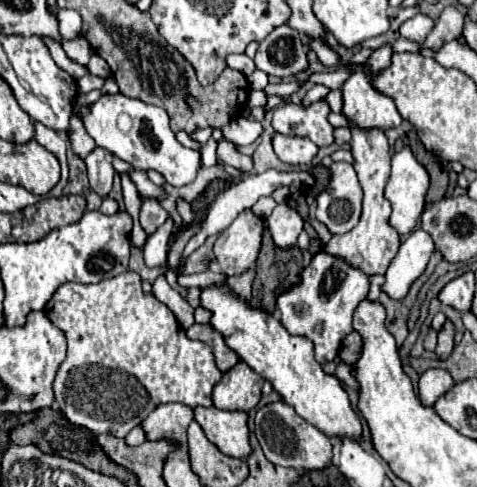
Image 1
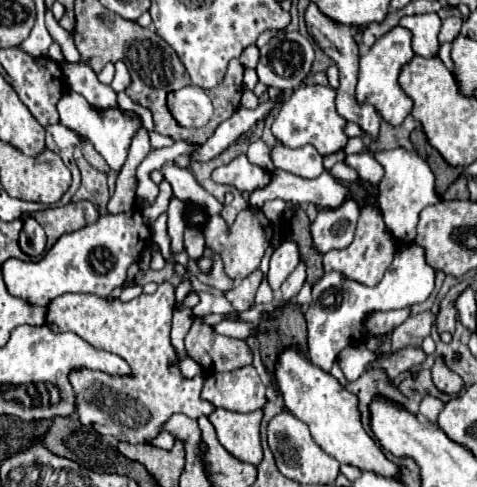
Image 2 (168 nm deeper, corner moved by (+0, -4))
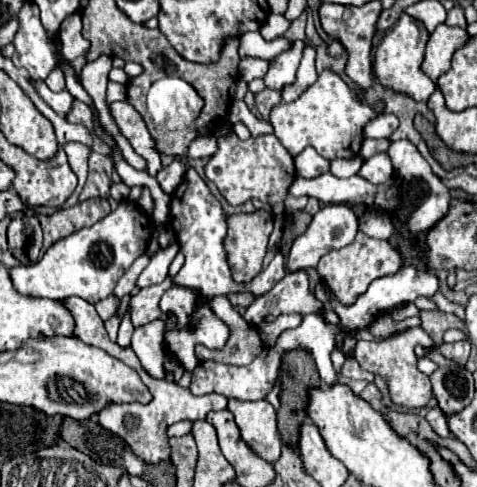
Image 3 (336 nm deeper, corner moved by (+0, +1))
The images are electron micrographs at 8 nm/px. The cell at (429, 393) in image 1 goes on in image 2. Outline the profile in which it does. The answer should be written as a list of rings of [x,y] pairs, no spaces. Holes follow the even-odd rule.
[[[426,394],[426,396],[422,398],[422,402],[420,402],[418,414],[420,414],[420,418],[428,420],[430,424],[436,424],[438,414],[442,412],[442,408],[444,408],[444,402],[442,402],[440,398],[434,398],[432,394]]]

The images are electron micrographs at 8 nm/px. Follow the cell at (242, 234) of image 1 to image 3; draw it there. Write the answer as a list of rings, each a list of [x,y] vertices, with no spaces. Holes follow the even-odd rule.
[[[268,211],[228,217],[228,235],[224,243],[234,281],[246,283],[262,271],[272,225],[274,219]]]

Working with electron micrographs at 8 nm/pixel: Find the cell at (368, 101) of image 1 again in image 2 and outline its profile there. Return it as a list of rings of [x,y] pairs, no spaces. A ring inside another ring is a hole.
[[[396,26],[392,32],[384,34],[376,40],[376,44],[360,56],[360,72],[358,72],[358,84],[356,84],[356,102],[358,104],[372,104],[382,120],[386,120],[392,126],[400,126],[404,118],[410,114],[410,98],[402,92],[398,84],[398,72],[404,64],[412,60],[414,52],[410,46],[410,32],[406,28]]]

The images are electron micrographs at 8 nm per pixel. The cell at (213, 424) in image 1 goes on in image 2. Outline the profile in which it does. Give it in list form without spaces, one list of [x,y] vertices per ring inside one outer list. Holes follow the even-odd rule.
[[[216,408],[208,418],[216,428],[218,442],[234,458],[254,464],[254,466],[260,464],[262,460],[262,446],[260,446],[262,410],[240,414],[240,412]]]

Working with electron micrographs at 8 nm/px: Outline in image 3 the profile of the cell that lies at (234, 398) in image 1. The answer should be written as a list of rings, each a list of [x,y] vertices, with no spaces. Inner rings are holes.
[[[264,347],[264,351],[246,367],[224,365],[224,363],[218,363],[218,361],[202,361],[192,371],[190,391],[194,395],[220,393],[228,399],[258,401],[258,399],[264,399],[272,391],[272,387],[274,387],[274,383],[278,381],[278,375],[280,375],[280,365],[282,365],[282,353],[276,347]]]

